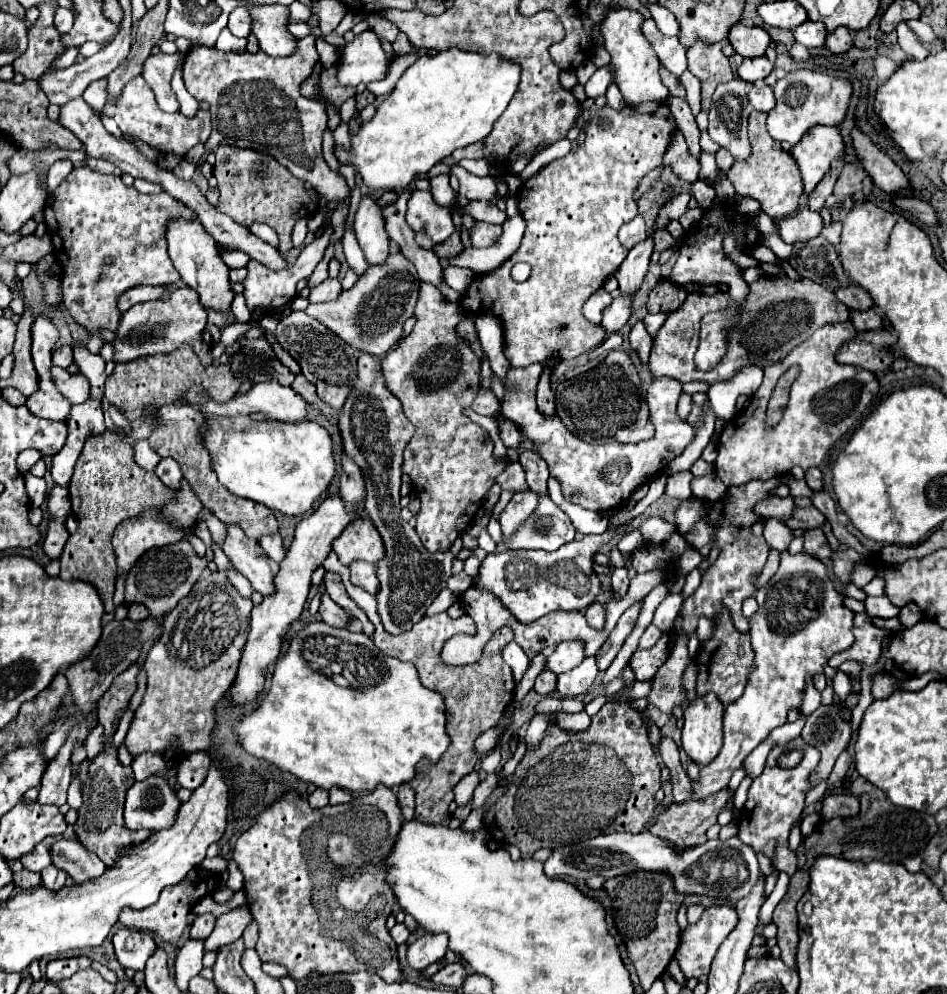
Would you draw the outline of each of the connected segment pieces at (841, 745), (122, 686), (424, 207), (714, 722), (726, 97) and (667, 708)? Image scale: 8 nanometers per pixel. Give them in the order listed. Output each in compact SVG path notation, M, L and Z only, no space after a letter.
M820 706L812 716L808 716L802 730L802 740L812 744L822 754L820 766L816 768L816 784L828 778L836 758L850 742L852 722L846 722L840 712L842 706Z
M132 664L126 672L122 672L120 676L114 678L112 686L104 692L104 696L100 698L98 702L98 718L100 718L100 724L104 726L104 732L106 736L114 734L114 722L116 722L116 716L118 712L130 702L132 694L136 692L136 678L140 674L140 666L138 664Z
M412 192L406 210L406 222L414 232L426 232L434 244L454 234L454 222L446 208L440 208L430 192Z
M714 694L696 698L684 710L682 748L688 754L688 758L698 766L706 766L720 752L722 712L724 706Z
M734 78L730 82L718 84L712 94L708 134L718 146L724 146L726 150L730 150L734 158L748 158L748 154L750 154L750 142L748 142L748 132L746 132L748 112L752 112L752 106L748 104L750 88L752 88L750 82L744 82L742 78Z
M676 630L674 650L654 678L652 696L648 700L646 698L632 700L630 702L631 707L639 712L640 710L643 711L652 702L658 710L672 716L674 708L686 702L688 692L684 688L682 678L684 678L684 672L686 672L690 662L692 662L692 658L688 654L688 636L684 634L684 630Z

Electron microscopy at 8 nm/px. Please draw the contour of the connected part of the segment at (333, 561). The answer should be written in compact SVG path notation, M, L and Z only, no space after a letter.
M330 552L330 558L324 560L324 568L328 572L340 572L342 580L346 584L348 596L366 612L366 616L370 618L370 622L374 624L374 644L378 650L382 650L388 656L394 656L402 662L412 662L418 670L420 682L426 688L432 688L436 692L440 692L446 700L446 714L448 714L448 734L452 738L452 746L444 752L444 758L440 758L440 762L436 766L428 766L428 762L420 762L420 774L416 774L416 778L412 780L412 788L416 792L416 820L422 824L440 824L440 826L448 826L452 814L448 810L448 806L454 802L454 794L452 794L452 786L456 780L460 780L464 774L472 772L478 764L478 756L474 750L474 740L488 728L496 726L498 720L502 718L502 714L506 712L506 708L512 704L514 700L514 688L516 682L512 678L512 670L510 666L506 666L504 658L502 658L502 648L514 640L512 630L508 630L508 626L500 628L492 640L484 646L482 658L470 666L448 666L440 660L440 648L442 644L454 636L454 634L476 634L476 626L472 622L472 618L468 614L452 620L448 618L446 612L430 616L430 618L422 618L412 630L404 632L404 634L388 634L380 622L380 616L376 612L376 598L368 596L364 590L360 590L358 586L350 584L350 570L346 566L340 564L340 560L336 558L334 552Z

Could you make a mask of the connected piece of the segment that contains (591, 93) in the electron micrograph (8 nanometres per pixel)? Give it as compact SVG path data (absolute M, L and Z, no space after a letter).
M598 68L596 74L584 84L588 98L604 96L606 90L608 90L608 86L610 86L610 72L608 72L608 68Z

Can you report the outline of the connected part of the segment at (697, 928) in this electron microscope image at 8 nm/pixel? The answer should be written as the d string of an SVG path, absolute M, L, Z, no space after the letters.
M710 906L696 924L686 928L676 950L676 960L686 978L700 978L710 972L720 942L732 932L736 922L738 918L732 906Z

